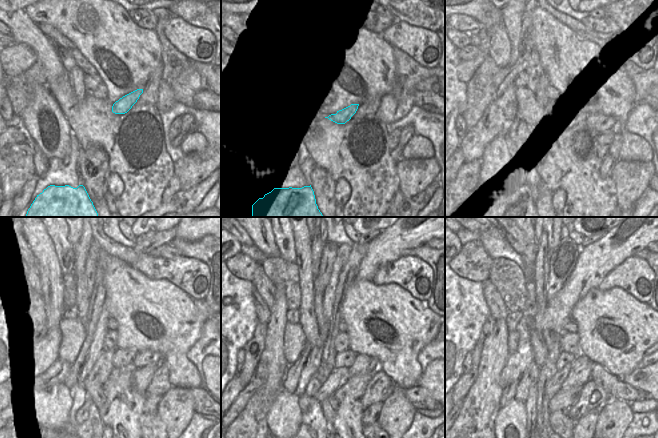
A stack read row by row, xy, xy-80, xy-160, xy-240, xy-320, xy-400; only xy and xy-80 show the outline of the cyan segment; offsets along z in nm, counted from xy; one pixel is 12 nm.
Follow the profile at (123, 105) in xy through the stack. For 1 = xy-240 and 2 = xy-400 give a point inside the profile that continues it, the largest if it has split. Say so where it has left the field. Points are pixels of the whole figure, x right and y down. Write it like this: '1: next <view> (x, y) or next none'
1: next xy-240 (102, 368)
2: next xy-400 (531, 400)

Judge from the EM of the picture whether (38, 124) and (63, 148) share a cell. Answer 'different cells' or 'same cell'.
same cell

